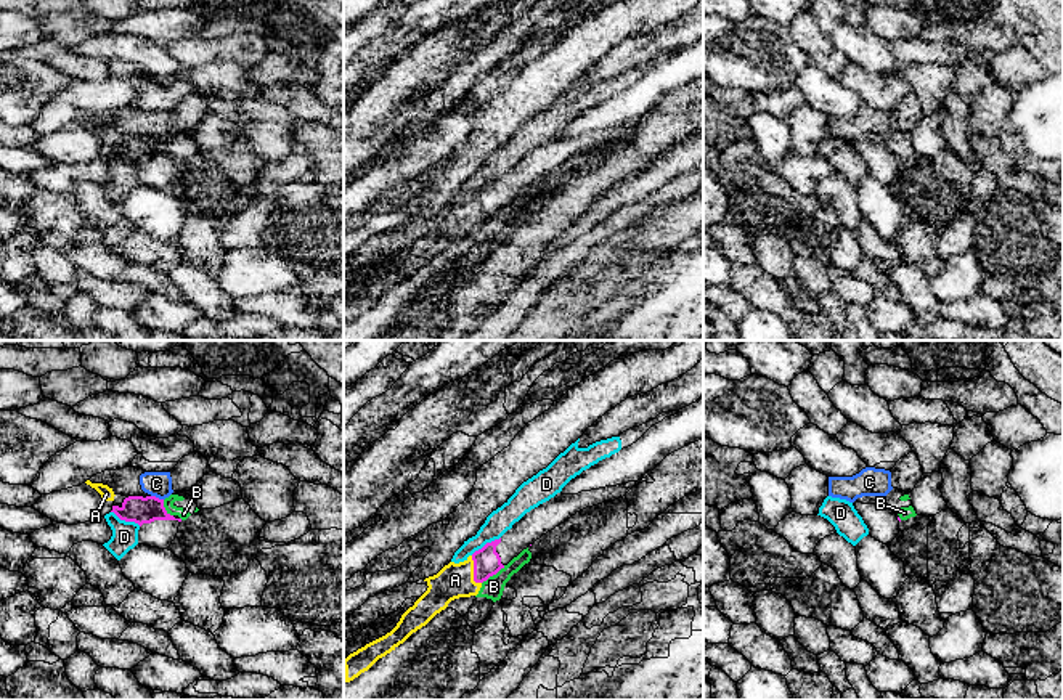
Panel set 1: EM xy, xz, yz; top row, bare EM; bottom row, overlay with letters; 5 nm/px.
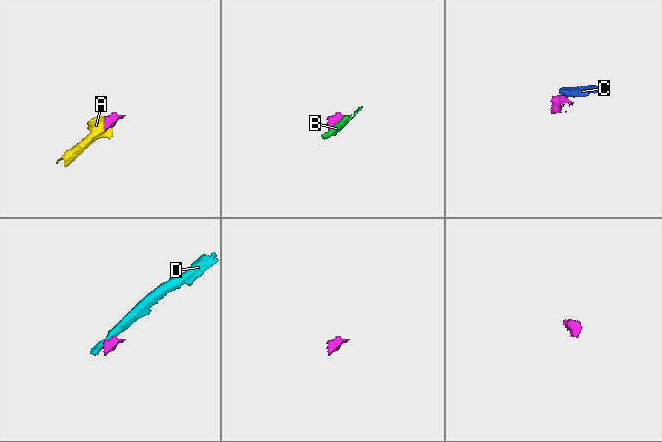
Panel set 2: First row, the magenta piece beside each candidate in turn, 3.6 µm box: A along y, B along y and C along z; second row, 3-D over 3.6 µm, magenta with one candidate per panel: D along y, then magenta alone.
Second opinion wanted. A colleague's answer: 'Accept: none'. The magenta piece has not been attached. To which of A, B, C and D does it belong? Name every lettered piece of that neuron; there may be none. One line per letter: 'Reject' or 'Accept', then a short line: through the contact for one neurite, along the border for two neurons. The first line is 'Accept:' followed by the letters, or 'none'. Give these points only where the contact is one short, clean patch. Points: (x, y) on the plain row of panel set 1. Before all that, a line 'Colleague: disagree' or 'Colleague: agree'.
Colleague: disagree
Accept: A
A: Accept. Line: xz (487, 203), (474, 212), (463, 220), (455, 220)
B: Reject. Line: xz (505, 206), (482, 223)
C: Reject. Line: xy (151, 135), (162, 140)
D: Reject. Line: xy (111, 151), (121, 159), (134, 161), (140, 166)

